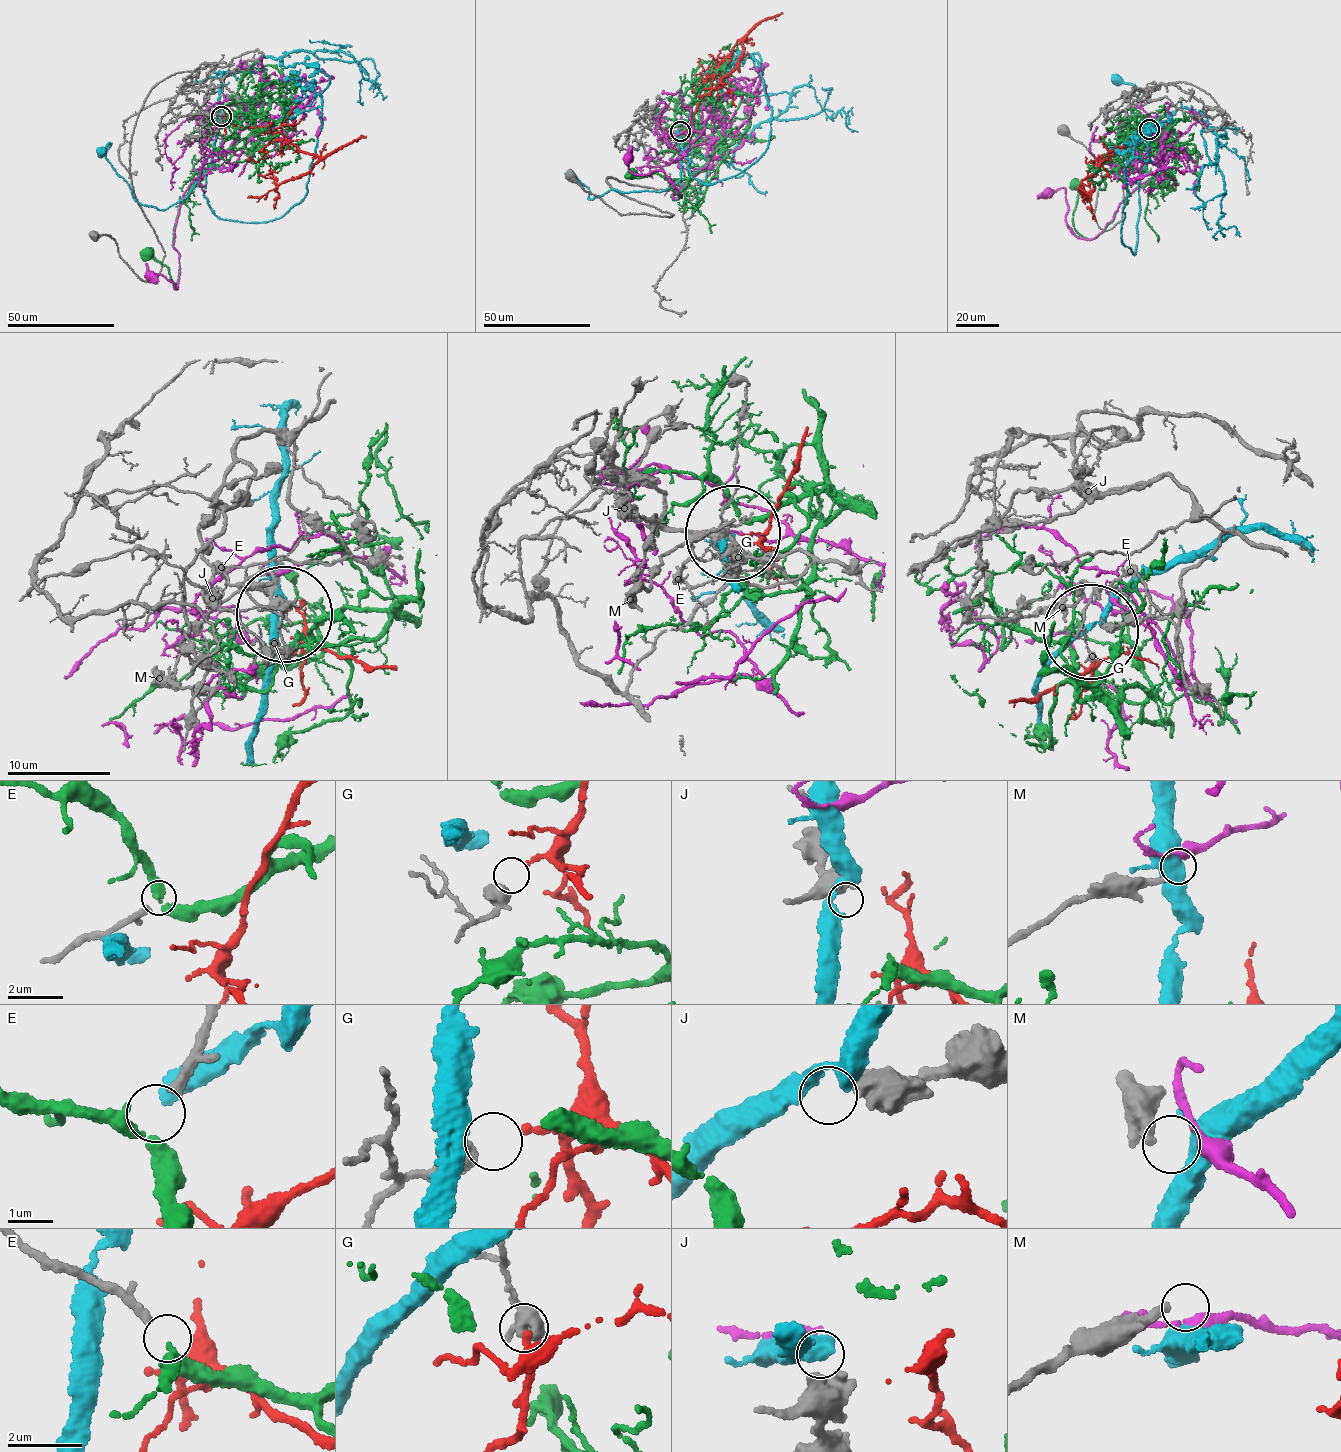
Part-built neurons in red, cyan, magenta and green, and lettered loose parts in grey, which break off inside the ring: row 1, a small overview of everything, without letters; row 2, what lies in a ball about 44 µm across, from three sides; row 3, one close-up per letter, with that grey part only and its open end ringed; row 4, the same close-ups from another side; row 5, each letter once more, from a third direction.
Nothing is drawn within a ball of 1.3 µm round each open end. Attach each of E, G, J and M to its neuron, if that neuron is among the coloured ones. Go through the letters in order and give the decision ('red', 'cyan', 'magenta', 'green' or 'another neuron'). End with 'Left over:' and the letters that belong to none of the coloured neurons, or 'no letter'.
E: green
G: red
J: another neuron
M: another neuron
Left over: J, M

